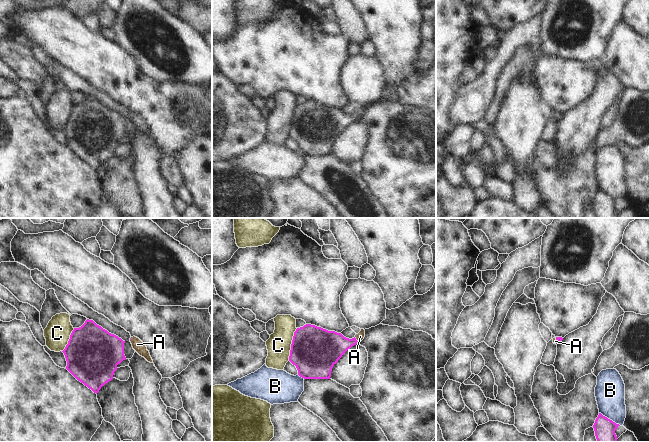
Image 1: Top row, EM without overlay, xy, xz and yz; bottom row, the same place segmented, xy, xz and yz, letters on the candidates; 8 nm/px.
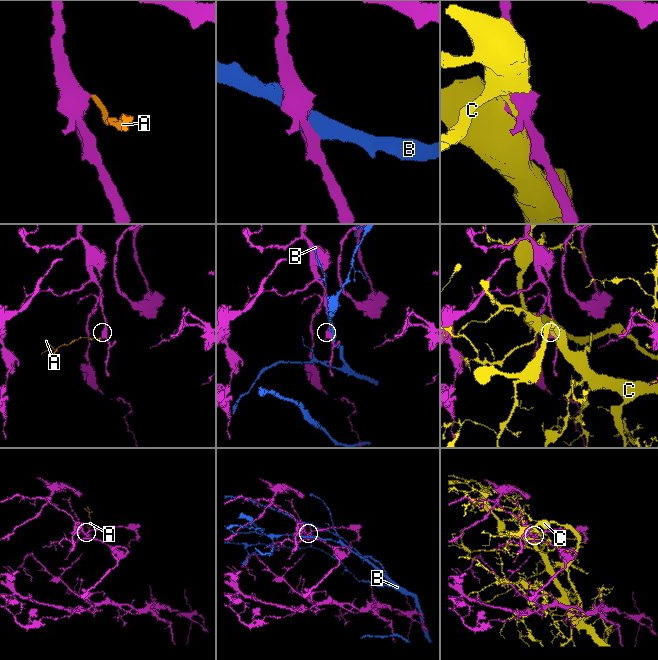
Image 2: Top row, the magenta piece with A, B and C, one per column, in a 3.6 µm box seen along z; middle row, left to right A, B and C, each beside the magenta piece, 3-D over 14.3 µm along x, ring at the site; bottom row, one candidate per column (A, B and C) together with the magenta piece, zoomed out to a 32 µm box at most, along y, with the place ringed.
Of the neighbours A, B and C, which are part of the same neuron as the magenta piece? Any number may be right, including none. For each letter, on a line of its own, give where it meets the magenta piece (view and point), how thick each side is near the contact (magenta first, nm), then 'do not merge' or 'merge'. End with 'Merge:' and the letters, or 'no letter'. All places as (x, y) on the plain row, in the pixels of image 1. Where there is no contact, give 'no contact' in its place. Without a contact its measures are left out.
A: meets magenta in xz at (355, 115); 280 nm thick on the magenta side, 70 nm on the other; merge
B: meets magenta in yz at (609, 195); 170 nm thick on the magenta side, 240 nm on the other; do not merge
C: meets magenta in xz at (291, 120); 380 nm thick on the magenta side, 190 nm on the other; do not merge
Merge: A

